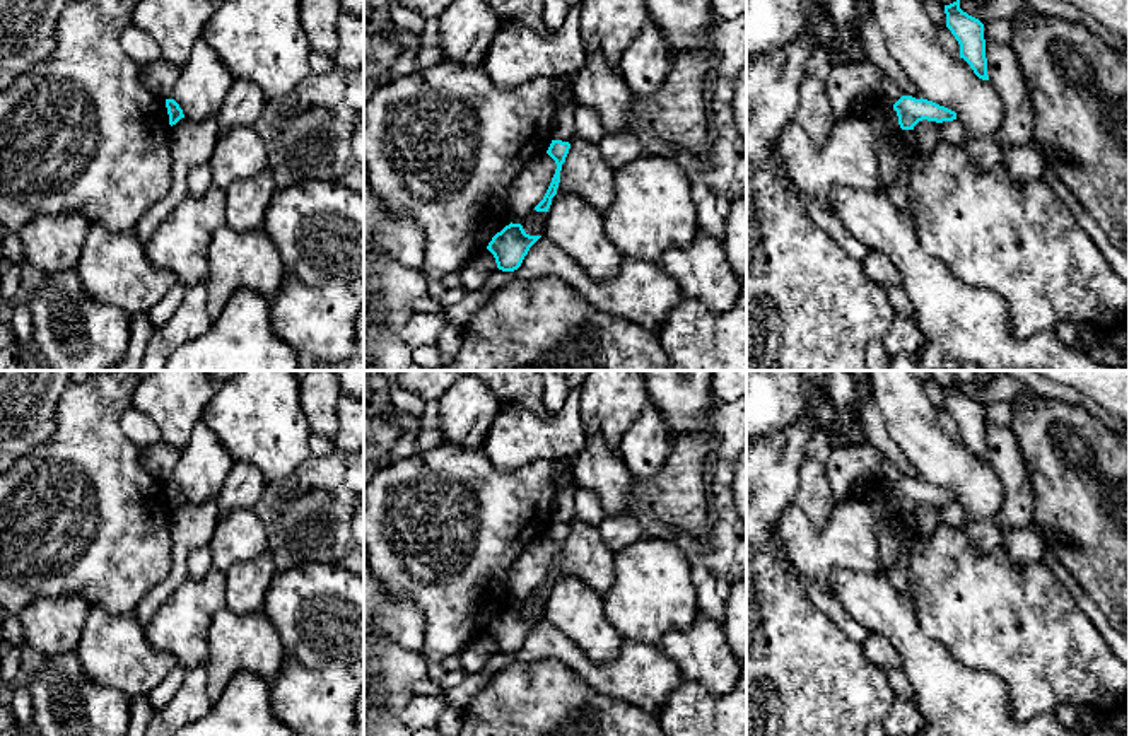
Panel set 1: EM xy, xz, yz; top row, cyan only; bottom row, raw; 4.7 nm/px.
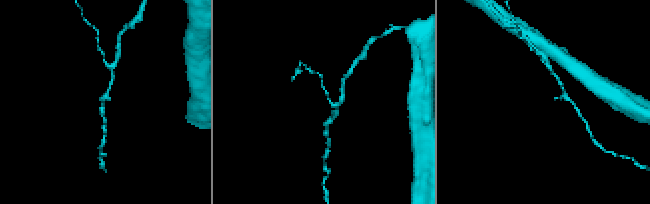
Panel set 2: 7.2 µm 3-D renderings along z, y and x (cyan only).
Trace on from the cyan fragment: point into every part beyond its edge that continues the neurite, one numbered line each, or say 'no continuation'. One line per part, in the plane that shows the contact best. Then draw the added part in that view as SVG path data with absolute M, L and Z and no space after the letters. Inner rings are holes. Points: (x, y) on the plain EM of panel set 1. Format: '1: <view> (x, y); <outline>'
no continuation

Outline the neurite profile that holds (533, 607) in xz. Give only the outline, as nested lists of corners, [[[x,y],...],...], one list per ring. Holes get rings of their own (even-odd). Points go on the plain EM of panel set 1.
[[[533,593],[528,599],[524,599],[518,606],[521,606],[524,615],[529,618],[543,618],[545,599],[547,599],[547,594]]]

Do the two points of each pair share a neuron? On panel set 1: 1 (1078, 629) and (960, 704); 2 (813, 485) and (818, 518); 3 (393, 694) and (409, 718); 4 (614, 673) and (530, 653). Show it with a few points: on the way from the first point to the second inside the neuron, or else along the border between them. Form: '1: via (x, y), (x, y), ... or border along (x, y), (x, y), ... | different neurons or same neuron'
1: border along (960, 663), (993, 673), (1006, 689), (1013, 716) | different neurons
2: via (813, 494), (818, 509) | same neuron
3: border along (414, 695), (398, 718) | different neurons
4: via (593, 673), (566, 649), (550, 649) | same neuron

